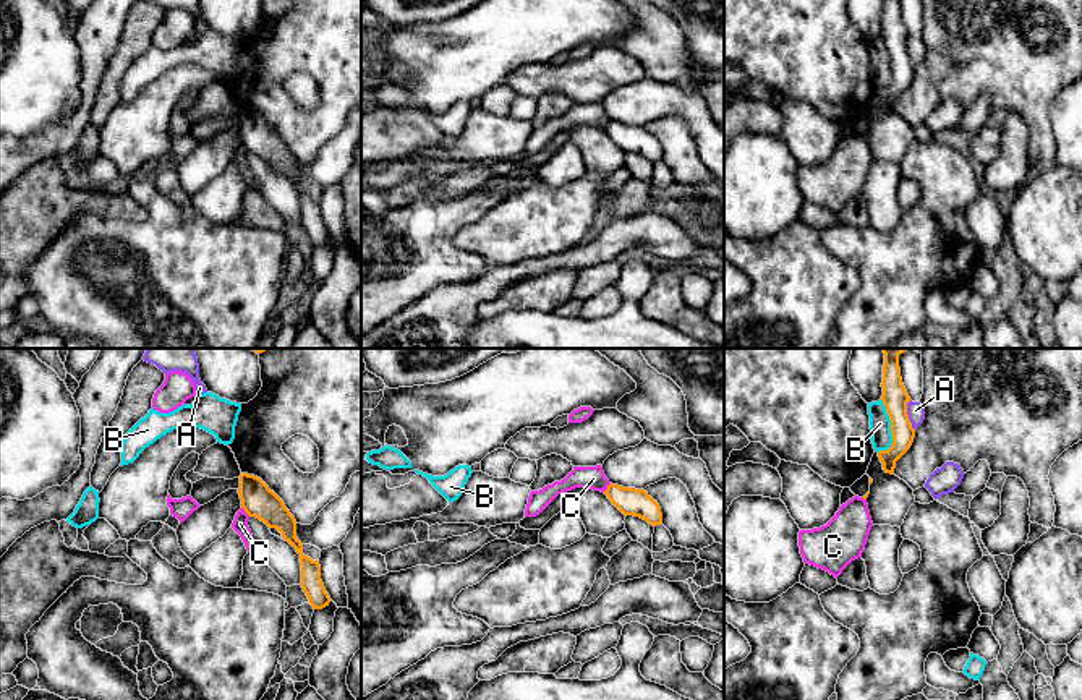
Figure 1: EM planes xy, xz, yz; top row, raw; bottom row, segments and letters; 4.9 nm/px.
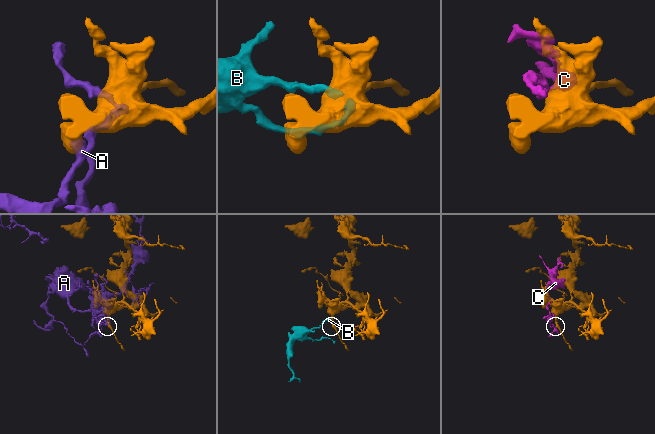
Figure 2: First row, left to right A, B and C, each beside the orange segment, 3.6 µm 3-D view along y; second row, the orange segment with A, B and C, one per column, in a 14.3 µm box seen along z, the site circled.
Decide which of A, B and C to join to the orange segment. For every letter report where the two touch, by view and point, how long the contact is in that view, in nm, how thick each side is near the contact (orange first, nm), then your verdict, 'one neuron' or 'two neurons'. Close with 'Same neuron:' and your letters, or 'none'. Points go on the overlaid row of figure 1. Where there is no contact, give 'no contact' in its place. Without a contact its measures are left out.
A: yz (907, 415) | 160 nm | 130/90 nm | two neurons
B: yz (891, 428) | 280 nm | 130/110 nm | two neurons
C: xy (245, 511) | 70 nm | 160/80 nm | two neurons
Same neuron: none

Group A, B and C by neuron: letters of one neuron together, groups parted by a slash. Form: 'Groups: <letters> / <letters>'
Groups: A / B / C

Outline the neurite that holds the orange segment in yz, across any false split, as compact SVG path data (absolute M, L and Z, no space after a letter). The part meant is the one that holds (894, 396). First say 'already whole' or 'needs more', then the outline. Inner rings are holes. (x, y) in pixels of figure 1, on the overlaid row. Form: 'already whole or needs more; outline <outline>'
already whole; outline M881 348L883 365L883 395L881 400L891 420L892 444L888 450L880 450L878 457L886 473L894 475L896 462L910 449L915 429L907 415L910 397L902 384L899 355L910 348Z

